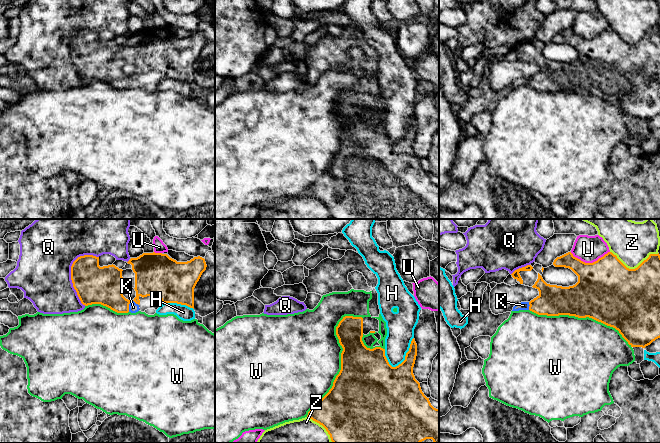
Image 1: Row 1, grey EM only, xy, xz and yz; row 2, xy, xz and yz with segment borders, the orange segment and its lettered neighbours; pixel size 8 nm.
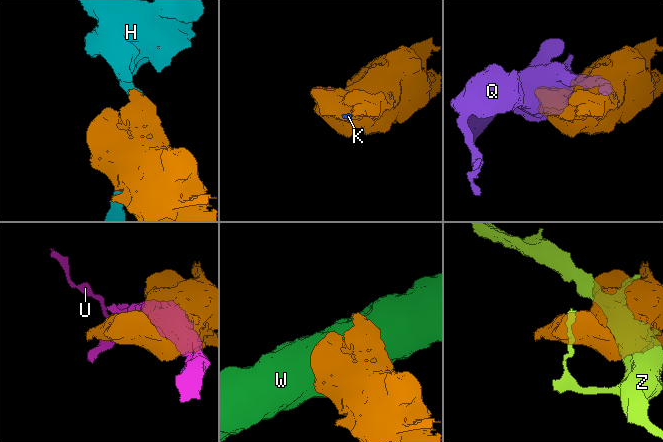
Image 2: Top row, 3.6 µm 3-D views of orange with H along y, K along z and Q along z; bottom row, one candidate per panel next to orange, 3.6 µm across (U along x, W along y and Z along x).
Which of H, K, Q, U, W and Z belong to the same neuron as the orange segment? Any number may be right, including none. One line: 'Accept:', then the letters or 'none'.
Accept: K

